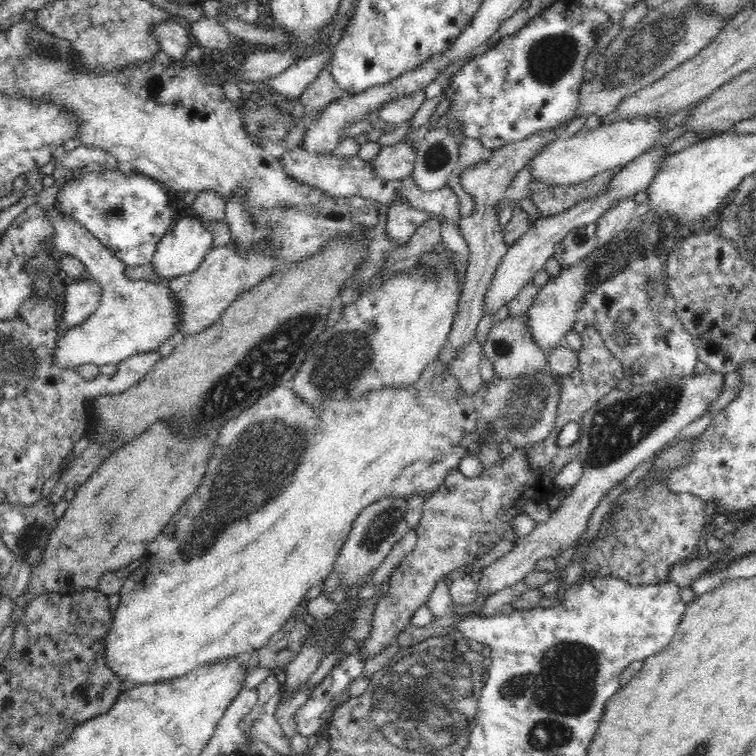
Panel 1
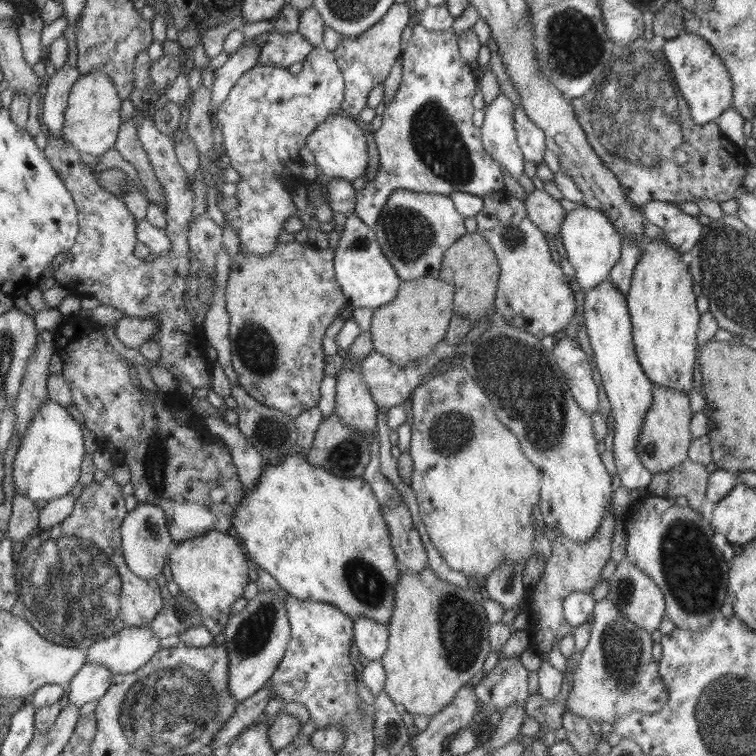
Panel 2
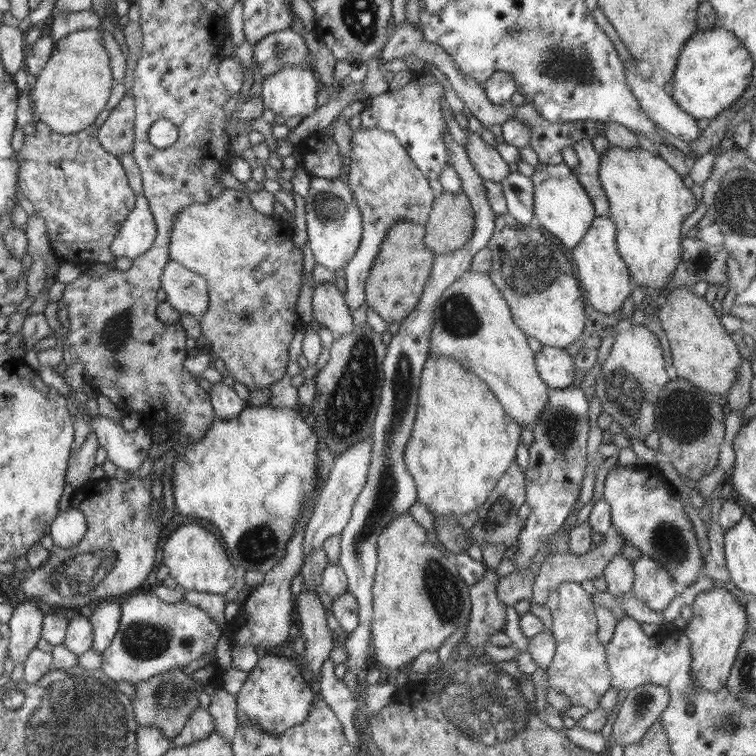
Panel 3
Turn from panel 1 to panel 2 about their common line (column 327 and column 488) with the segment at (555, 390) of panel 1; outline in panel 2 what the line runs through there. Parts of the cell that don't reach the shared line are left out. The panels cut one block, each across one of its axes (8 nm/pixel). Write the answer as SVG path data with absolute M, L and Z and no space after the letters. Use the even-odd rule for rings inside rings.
M464 368L443 370L421 382L409 399L412 402L411 487L434 548L450 569L462 572L466 577L486 578L506 560L524 569L535 552L532 508L540 504L542 477L538 468L522 453L516 435L494 416L488 396Z

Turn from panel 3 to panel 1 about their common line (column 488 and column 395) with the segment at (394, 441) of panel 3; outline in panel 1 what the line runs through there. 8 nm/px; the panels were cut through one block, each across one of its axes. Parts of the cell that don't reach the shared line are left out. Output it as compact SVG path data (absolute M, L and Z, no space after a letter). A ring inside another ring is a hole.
M402 196L393 203L392 207L388 208L387 235L401 244L401 247L405 247L410 242L416 228L426 223L426 220L435 218L435 220L444 221L444 217L436 217L410 207L410 200L403 200Z

